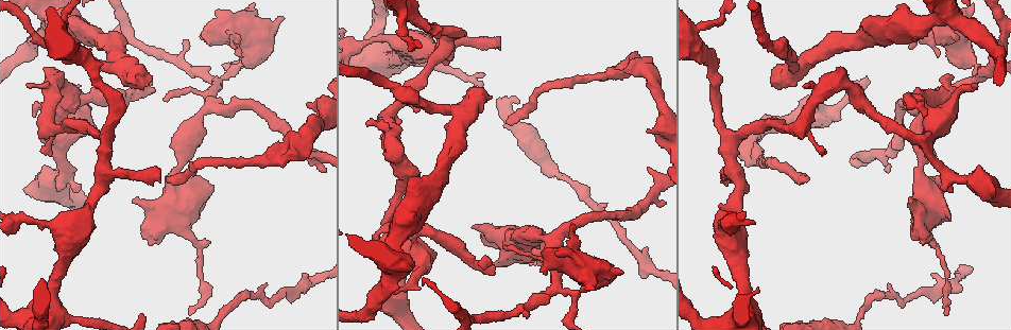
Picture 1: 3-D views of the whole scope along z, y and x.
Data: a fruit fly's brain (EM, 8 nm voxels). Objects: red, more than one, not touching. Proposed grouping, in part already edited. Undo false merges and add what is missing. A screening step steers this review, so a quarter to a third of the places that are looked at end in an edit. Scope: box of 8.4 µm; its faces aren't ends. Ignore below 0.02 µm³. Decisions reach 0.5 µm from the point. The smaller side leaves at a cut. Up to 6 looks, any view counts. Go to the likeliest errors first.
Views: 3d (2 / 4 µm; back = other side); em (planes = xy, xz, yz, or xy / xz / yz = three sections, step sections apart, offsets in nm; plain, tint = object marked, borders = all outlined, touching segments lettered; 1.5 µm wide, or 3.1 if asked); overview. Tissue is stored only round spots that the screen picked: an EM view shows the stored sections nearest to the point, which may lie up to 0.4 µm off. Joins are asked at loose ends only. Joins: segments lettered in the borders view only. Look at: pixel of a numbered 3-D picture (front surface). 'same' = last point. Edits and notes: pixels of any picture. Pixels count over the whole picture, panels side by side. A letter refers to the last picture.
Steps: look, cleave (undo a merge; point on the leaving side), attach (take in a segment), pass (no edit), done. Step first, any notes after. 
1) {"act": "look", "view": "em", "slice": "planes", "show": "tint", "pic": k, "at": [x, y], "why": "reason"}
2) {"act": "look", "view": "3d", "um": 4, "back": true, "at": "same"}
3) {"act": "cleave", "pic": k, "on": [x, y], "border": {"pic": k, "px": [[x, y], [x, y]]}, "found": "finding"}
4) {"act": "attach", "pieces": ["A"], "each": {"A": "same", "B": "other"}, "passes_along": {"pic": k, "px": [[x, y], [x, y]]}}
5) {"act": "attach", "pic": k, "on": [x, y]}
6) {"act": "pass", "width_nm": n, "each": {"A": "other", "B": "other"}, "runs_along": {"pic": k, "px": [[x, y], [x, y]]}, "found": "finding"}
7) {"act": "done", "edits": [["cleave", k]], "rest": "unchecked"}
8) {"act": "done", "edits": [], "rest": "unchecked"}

{"act": "look", "view": "em", "slice": "planes", "show": "tint", "pic": 1, "at": [623, 273], "why": "an open end"}

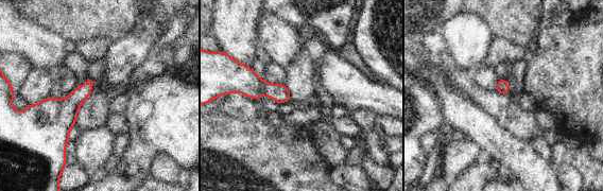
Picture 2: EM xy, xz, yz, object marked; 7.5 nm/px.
{"act": "look", "view": "em", "slice": "planes", "show": "borders", "at": "same", "why": "what lies round it"}

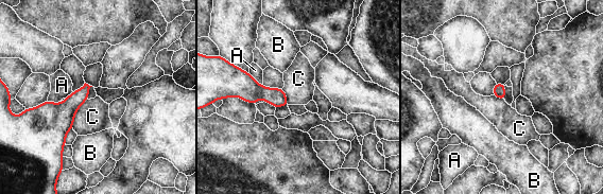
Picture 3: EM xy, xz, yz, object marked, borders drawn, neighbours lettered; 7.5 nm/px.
{"act": "pass", "each": {"A": "other", "B": "other", "C": "other"}, "border": {"pic": 3, "px": [[87, 99], [76, 112], [72, 128]]}, "found": "none of them fits"}

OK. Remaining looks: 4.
{"act": "look", "view": "em", "slice": "planes", "show": "plain", "pic": 1, "at": [133, 201]}

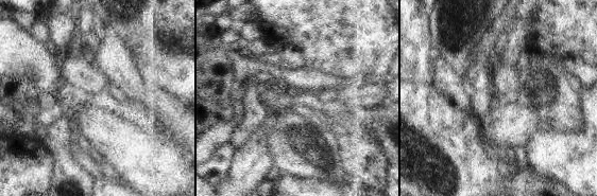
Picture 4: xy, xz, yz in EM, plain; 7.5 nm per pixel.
{"act": "look", "view": "em", "slice": "planes", "show": "borders", "at": "same", "why": "what lies round it"}

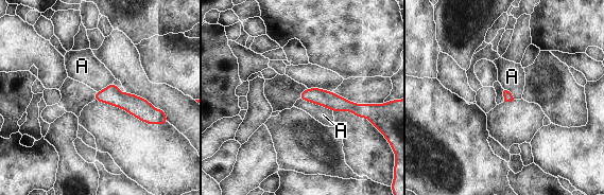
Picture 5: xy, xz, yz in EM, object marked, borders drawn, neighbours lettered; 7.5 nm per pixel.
{"act": "pass", "longest_contact_nm": ["A", 280], "each": {"A": "other"}, "runs_along": {"pic": 5, "px": [[97, 95], [111, 95], [158, 117]]}, "found": "no lettered segment goes on from it"}

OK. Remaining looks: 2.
{"act": "look", "view": "em", "slice": "planes", "show": "plain", "pic": 1, "at": [919, 98], "why": "a narrow waist"}

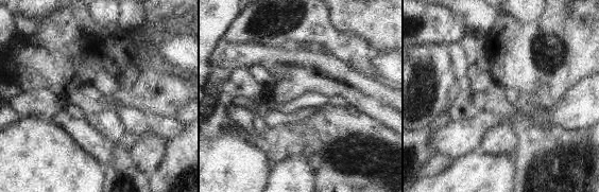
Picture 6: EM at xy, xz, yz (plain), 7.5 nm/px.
{"act": "look", "view": "em", "slice": "planes", "show": "borders", "at": "same"}

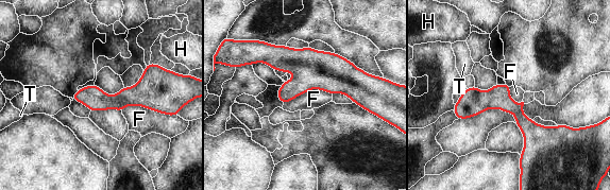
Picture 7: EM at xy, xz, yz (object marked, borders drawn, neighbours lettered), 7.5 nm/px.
{"act": "pass", "width_nm": 180, "each": {"F": "other", "H": "other", "T": "other"}, "border": {"pic": 7, "px": [[121, 110], [140, 105], [176, 116]]}, "found": "all the same neuron"}

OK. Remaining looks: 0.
{"act": "done", "edits": [], "rest": "unchecked"}

